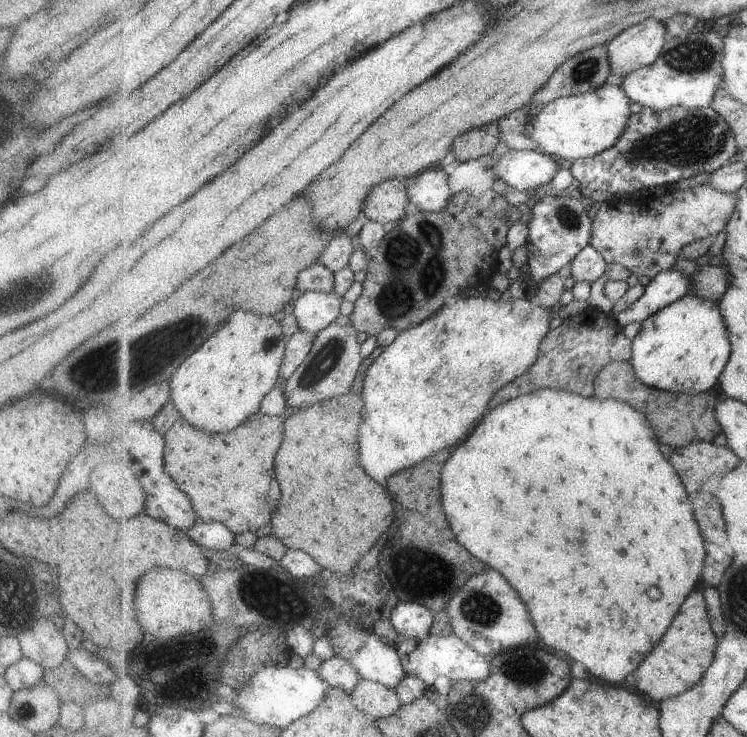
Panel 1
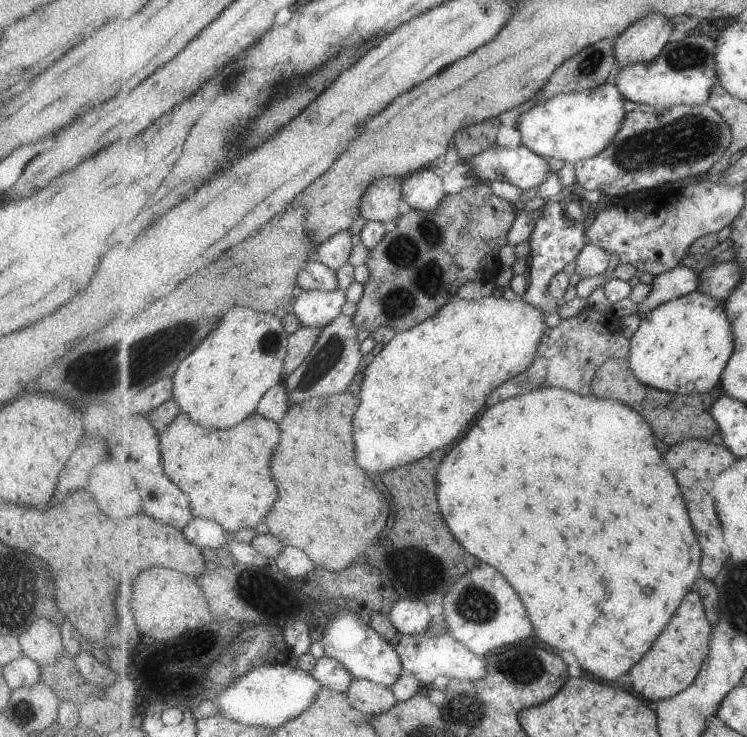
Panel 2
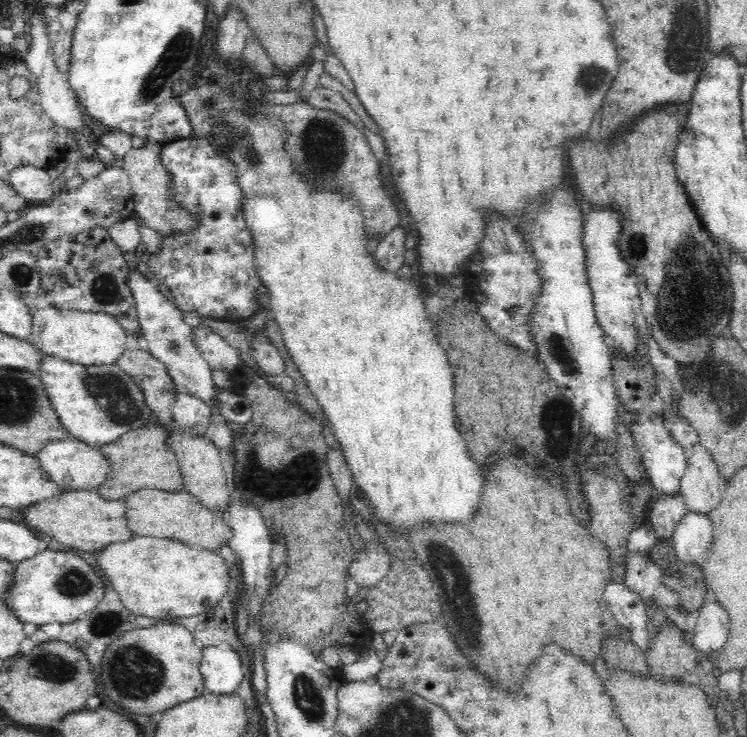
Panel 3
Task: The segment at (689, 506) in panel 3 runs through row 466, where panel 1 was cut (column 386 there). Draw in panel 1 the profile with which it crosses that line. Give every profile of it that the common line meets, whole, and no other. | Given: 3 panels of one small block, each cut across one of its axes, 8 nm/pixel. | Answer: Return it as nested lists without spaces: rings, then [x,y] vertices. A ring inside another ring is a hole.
[[[363,679],[351,696],[359,710],[376,720],[394,715],[403,706],[396,690],[371,679]]]

